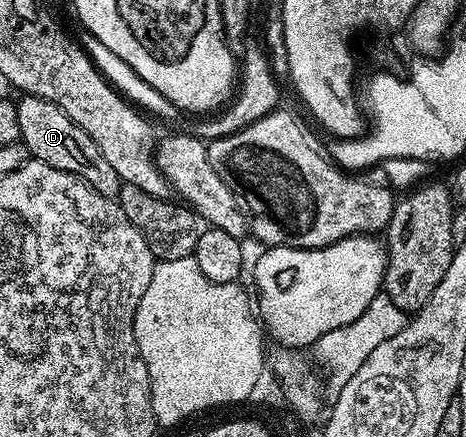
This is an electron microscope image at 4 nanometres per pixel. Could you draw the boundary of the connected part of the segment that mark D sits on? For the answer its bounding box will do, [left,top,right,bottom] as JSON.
[17,95,123,197]

